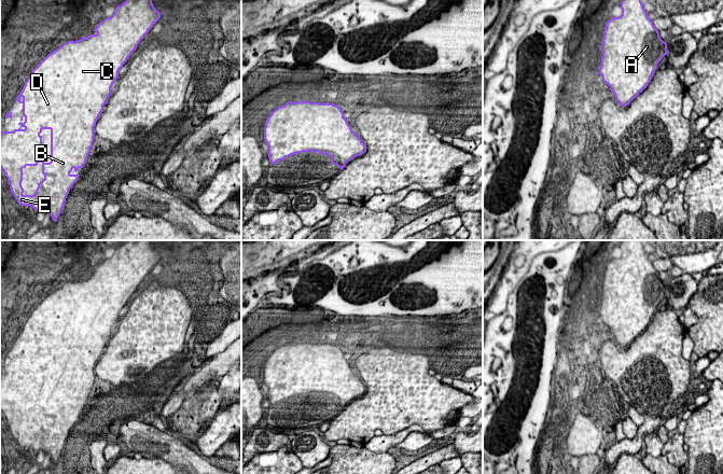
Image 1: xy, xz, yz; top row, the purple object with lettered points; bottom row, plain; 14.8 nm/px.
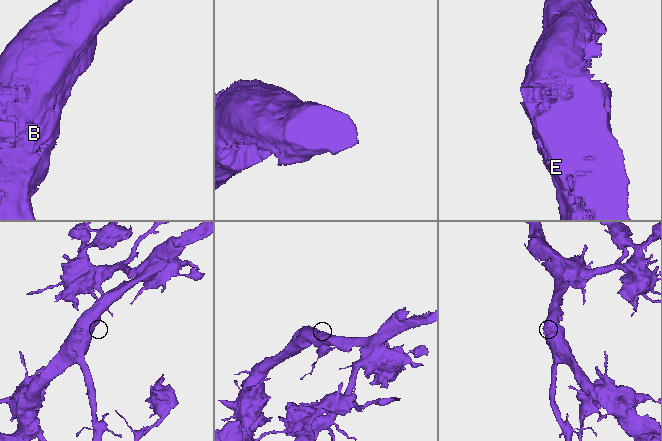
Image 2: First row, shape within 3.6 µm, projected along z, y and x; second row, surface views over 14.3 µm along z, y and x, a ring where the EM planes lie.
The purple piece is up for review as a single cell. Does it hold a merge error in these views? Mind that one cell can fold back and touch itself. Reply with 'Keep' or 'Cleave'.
Keep

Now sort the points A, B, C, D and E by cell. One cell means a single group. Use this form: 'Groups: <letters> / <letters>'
Groups: A B C D E

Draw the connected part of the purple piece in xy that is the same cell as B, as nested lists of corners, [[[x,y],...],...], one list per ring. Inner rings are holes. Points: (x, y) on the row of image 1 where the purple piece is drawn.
[[[126,0],[121,5],[115,8],[114,14],[111,17],[105,18],[102,22],[100,22],[97,27],[94,29],[96,31],[96,34],[91,34],[87,38],[82,37],[78,41],[68,41],[64,43],[61,46],[59,46],[54,52],[50,53],[43,60],[40,61],[40,64],[32,70],[31,74],[25,82],[25,85],[19,93],[19,95],[16,97],[15,101],[18,101],[23,104],[23,115],[20,116],[20,121],[25,121],[24,123],[20,122],[18,125],[20,126],[18,129],[14,129],[13,131],[1,131],[0,134],[0,168],[5,173],[5,177],[8,178],[9,185],[11,189],[11,192],[15,199],[17,200],[18,205],[22,206],[31,206],[36,211],[38,211],[40,208],[42,208],[44,211],[48,212],[52,217],[52,220],[54,222],[57,221],[58,215],[61,213],[61,210],[65,206],[66,198],[69,194],[70,189],[73,186],[73,184],[78,181],[80,175],[71,175],[70,172],[74,170],[75,172],[83,168],[86,164],[88,154],[91,152],[91,149],[93,147],[94,142],[94,127],[96,125],[96,122],[100,115],[100,113],[103,111],[103,106],[108,103],[108,98],[111,95],[111,87],[113,83],[119,78],[119,71],[123,67],[123,65],[127,61],[128,57],[131,55],[134,51],[136,51],[137,45],[139,42],[144,38],[144,36],[149,32],[149,30],[153,27],[153,25],[161,18],[161,13],[154,8],[152,0]],[[43,129],[50,129],[51,130],[51,162],[44,163],[44,154],[46,153],[46,147],[42,145],[42,136],[40,135]],[[38,164],[42,164],[42,173],[44,175],[44,178],[38,183],[38,187],[36,190],[36,193],[33,195],[24,195],[24,189],[22,186],[23,181],[23,169],[27,166],[38,166]]]

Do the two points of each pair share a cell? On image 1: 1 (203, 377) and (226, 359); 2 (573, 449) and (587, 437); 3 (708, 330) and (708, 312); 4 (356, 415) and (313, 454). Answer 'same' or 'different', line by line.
1: same
2: same
3: same
4: different

